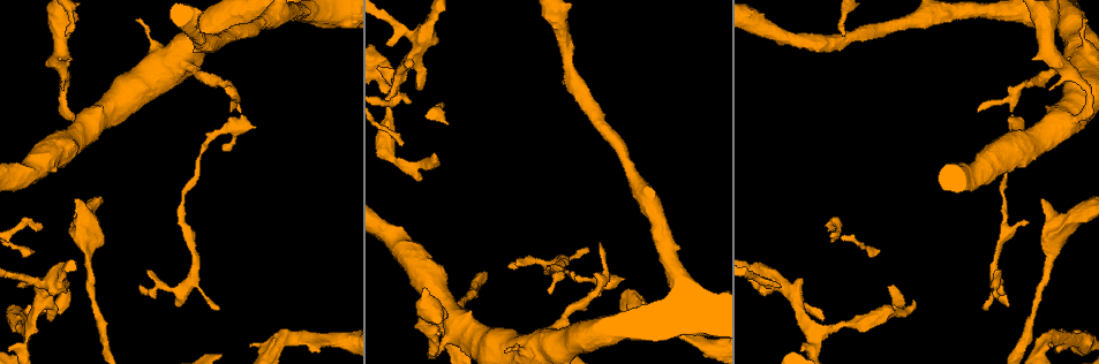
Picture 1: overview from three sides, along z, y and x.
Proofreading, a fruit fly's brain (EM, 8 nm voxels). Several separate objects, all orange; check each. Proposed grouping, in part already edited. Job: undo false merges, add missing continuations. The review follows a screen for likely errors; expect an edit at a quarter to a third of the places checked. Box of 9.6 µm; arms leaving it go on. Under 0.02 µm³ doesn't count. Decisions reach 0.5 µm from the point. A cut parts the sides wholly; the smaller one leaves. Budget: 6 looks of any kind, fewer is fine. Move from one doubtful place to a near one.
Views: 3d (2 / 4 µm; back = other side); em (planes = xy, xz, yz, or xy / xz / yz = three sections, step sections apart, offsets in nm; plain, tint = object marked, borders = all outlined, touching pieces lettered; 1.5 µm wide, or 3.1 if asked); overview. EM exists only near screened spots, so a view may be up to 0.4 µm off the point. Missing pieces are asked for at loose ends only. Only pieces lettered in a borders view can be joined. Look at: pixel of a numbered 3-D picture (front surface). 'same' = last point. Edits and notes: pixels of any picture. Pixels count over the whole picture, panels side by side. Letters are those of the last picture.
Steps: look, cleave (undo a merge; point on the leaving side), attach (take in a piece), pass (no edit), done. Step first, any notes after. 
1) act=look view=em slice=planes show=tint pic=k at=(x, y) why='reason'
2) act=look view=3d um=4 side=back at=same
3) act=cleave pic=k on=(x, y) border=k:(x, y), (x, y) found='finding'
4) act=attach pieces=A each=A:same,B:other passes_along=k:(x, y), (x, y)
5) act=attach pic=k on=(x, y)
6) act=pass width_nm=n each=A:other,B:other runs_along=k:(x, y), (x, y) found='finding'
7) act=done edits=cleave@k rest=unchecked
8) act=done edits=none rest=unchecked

act=look view=em slice=planes show=borders pic=1 at=(569, 275)

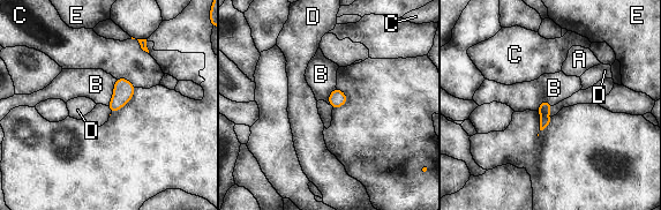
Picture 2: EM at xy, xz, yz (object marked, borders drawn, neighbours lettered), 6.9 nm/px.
act=pass each=A:other,B:other,C:other,D:other,E:other found='continuous, no second cell'

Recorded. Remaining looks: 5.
act=look view=3d um=2 pic=1 at=(418, 177) why='branch stops here'

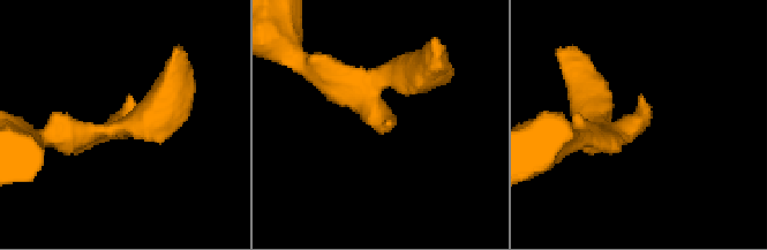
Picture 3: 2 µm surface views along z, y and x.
act=look view=em slice=yz step=4 show=borders pic=3 at=(388, 124)

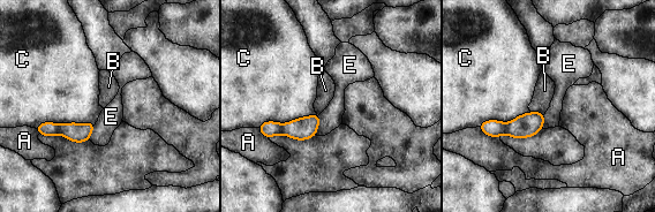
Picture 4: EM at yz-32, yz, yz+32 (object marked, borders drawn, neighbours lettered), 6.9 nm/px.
act=cleave pic=4 on=(491, 128) each=A:other,B:other,C:other,E:other border=4:(506, 123), (504, 134) found='two cells meet here'

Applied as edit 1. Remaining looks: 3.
act=look view=em slice=xy step=4 show=tint pic=1 at=(409, 68) why='an open end'

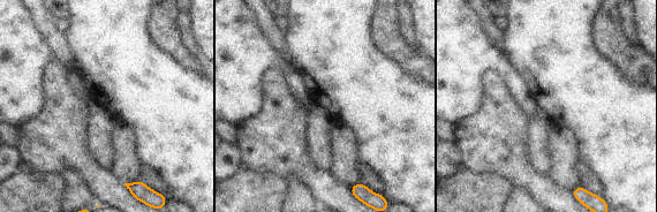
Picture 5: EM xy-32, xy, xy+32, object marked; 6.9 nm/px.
act=look view=em slice=planes show=borders at=same

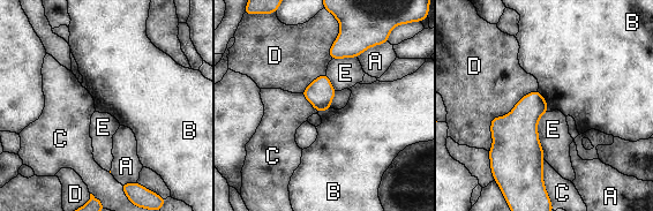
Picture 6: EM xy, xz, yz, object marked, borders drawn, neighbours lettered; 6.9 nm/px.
act=pass width_nm=190 each=A:other,B:other,C:other,D:other,E:other border=6:(538, 90), (545, 99), (548, 111) found='no lettered piece goes on from it'

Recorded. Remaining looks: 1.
act=done edits=cleave@4 rest=unchecked

